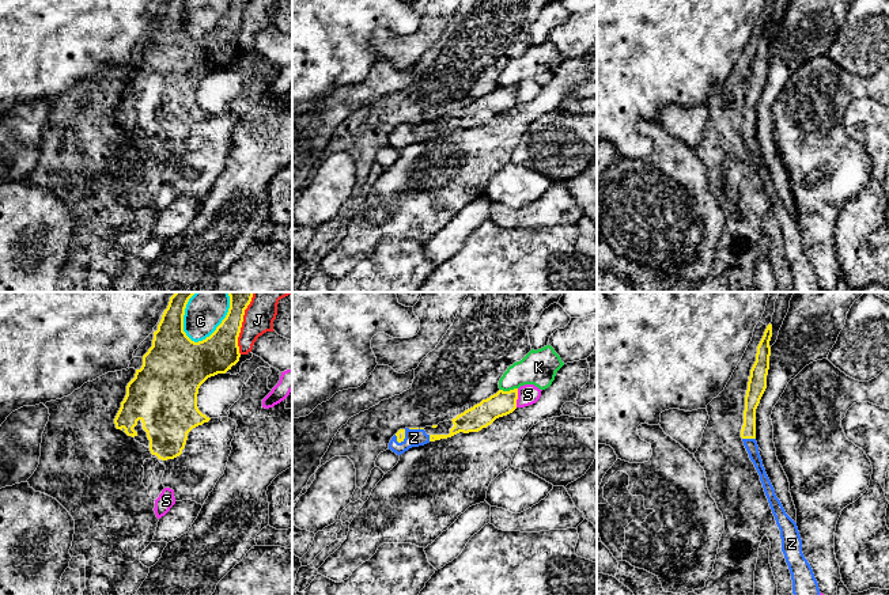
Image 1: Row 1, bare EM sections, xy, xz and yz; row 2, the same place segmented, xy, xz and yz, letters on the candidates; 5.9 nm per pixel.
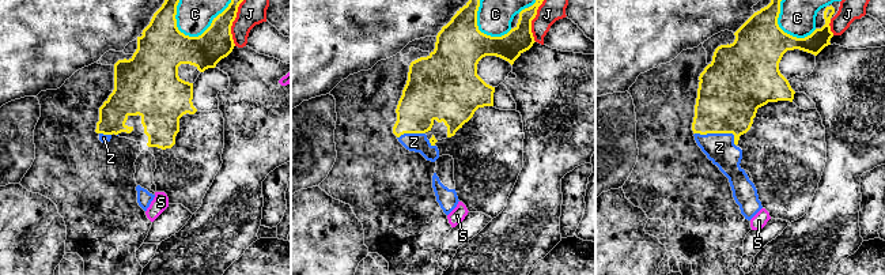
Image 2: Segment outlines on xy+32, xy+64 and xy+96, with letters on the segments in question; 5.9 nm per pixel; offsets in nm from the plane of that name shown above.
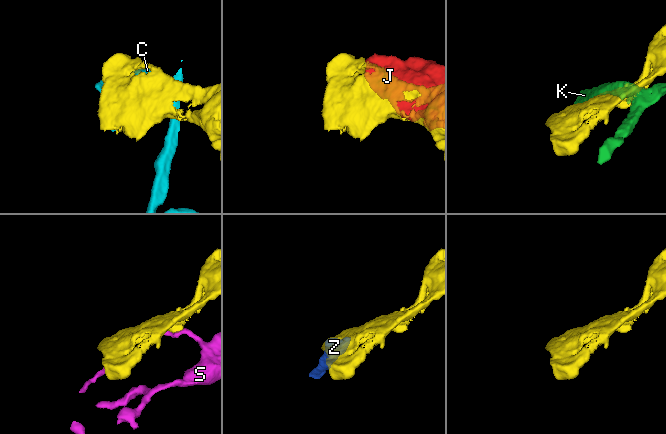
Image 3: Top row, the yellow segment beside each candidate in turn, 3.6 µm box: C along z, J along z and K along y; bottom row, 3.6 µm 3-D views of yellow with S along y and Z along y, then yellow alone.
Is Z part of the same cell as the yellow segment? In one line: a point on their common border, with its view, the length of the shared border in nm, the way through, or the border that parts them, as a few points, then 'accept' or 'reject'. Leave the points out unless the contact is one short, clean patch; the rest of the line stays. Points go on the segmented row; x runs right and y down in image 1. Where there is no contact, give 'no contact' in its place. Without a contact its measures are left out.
meets yellow in yz at (749, 438); contact 80 nm long; runs through yz (753, 395), (749, 412), (749, 438), (751, 444); accept

